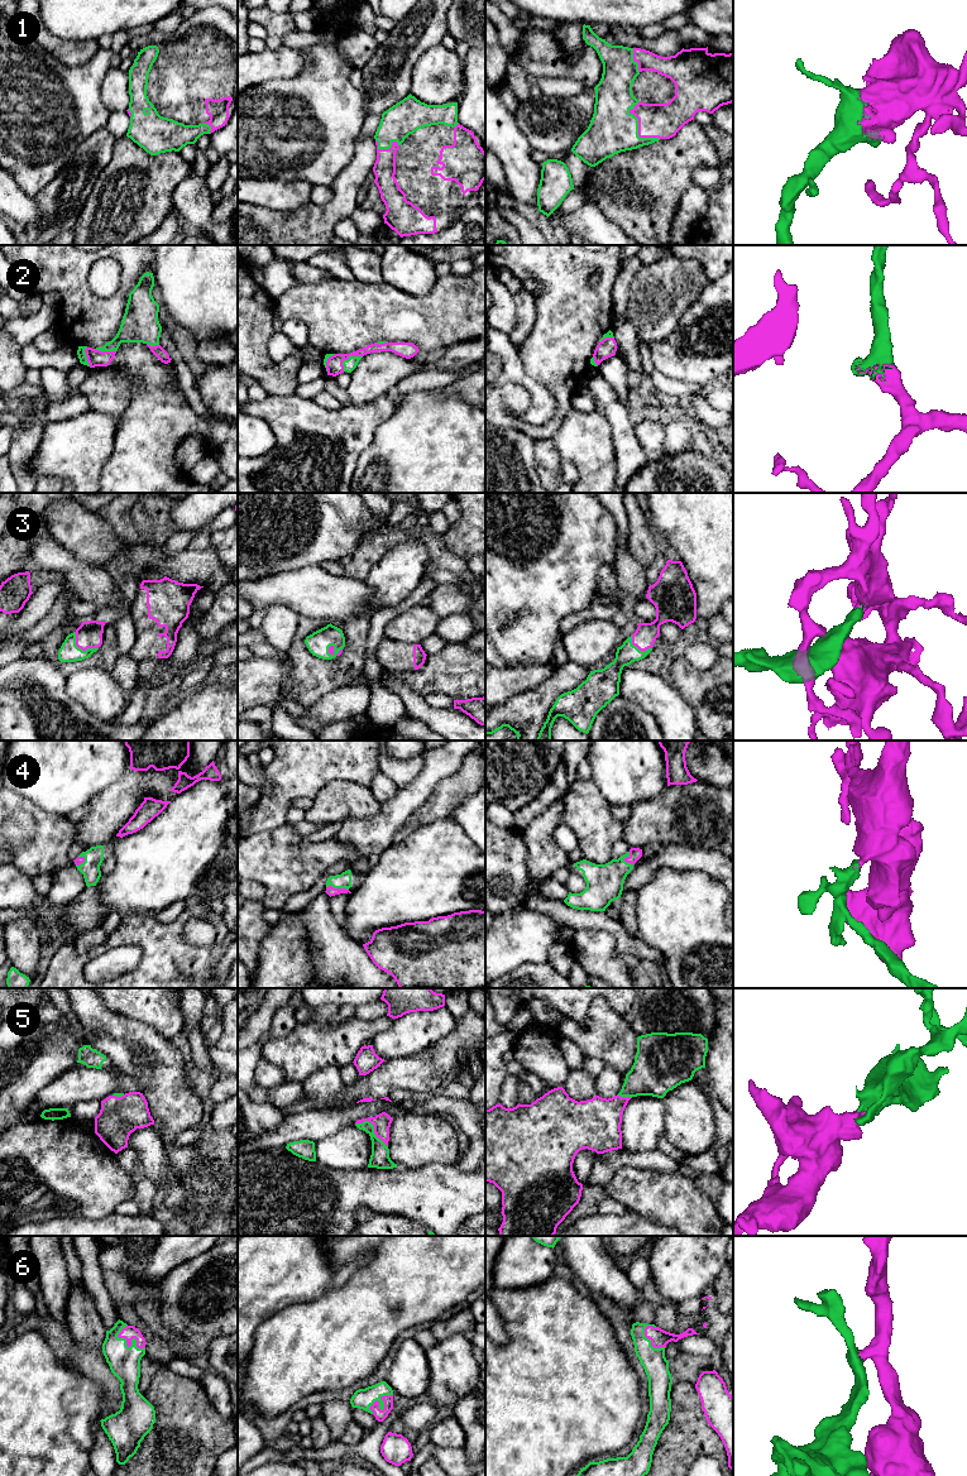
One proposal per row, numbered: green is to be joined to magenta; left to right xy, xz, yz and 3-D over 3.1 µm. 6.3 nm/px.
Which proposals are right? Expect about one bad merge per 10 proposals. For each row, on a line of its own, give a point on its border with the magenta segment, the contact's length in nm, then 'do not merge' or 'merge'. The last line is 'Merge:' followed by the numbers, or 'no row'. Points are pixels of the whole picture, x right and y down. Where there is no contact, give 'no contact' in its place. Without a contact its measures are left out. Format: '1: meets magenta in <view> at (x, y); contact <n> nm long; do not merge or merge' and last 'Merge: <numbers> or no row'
1: meets magenta in yz at (638, 132); contact 280 nm long; merge
2: meets magenta in xz at (348, 358); contact 160 nm long; merge
3: meets magenta in xy at (81, 648); contact 190 nm long; merge
4: meets magenta in xz at (338, 889); contact 150 nm long; merge
5: meets magenta in xz at (374, 1127); contact 260 nm long; merge
6: meets magenta in xy at (130, 1342); contact 200 nm long; merge
Merge: 1, 2, 3, 4, 5, 6

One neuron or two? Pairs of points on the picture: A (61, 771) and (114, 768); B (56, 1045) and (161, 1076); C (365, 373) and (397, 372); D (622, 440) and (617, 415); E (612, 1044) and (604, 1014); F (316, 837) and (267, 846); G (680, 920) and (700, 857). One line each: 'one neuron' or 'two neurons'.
A: one neuron
B: two neurons
C: one neuron
D: one neuron
E: one neuron
F: two neurons
G: two neurons

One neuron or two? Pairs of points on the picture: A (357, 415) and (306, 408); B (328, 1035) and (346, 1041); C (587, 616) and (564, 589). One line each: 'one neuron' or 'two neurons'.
A: one neuron
B: one neuron
C: two neurons

